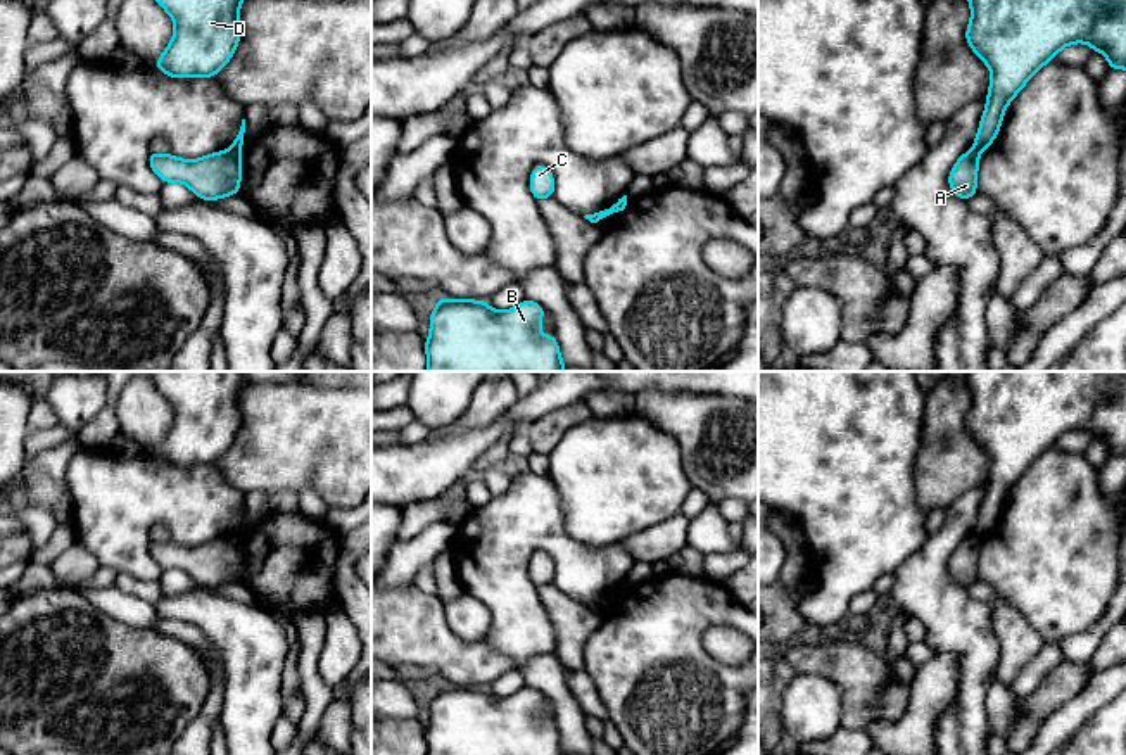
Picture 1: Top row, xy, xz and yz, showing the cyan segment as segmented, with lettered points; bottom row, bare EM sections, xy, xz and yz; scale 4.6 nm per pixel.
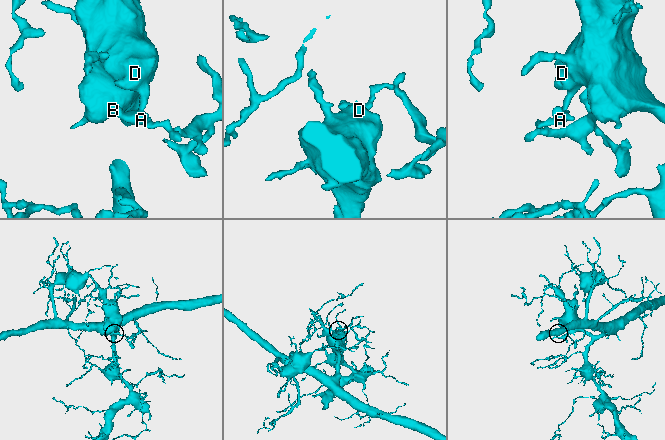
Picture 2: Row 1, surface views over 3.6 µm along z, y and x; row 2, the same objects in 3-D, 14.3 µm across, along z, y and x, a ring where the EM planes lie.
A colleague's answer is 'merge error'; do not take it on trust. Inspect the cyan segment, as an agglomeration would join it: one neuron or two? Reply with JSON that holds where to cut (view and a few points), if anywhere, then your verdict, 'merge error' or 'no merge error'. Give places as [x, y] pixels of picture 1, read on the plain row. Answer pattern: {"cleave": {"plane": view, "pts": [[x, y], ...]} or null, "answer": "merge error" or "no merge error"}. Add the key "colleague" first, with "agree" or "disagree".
{"colleague": "agree", "cleave": {"plane": "xy", "pts": [[230, 534], [239, 538]]}, "answer": "merge error"}

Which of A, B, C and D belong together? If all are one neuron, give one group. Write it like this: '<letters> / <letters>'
A C / B D

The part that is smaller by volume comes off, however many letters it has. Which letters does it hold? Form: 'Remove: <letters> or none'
Remove: A, C

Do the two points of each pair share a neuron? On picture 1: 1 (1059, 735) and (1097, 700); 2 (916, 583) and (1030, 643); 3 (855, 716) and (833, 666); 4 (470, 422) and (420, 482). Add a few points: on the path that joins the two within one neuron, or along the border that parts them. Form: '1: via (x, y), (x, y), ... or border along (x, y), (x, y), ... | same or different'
1: via (1066, 724), (1087, 704) | same
2: border along (990, 603), (999, 664) | different
3: via (855, 704), (855, 688), (845, 678) | same
4: border along (503, 413), (484, 427), (430, 436) | different

